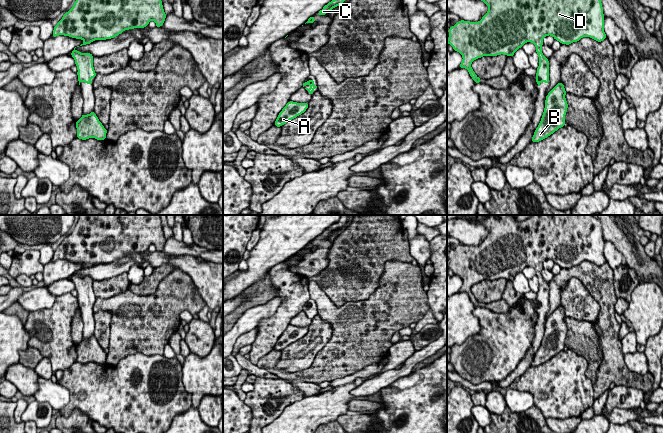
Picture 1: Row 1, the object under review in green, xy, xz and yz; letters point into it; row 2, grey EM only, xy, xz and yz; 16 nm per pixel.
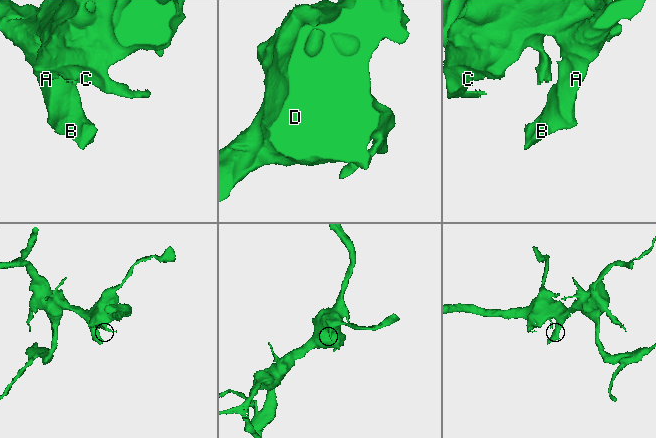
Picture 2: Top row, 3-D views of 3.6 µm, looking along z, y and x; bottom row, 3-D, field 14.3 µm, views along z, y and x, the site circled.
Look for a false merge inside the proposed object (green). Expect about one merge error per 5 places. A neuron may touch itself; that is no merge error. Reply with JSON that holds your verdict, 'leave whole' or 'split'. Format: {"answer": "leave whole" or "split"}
{"answer": "leave whole"}

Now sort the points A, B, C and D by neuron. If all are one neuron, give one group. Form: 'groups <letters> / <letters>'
groups A B C D

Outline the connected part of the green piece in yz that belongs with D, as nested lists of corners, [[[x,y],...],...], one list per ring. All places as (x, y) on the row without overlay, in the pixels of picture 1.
[[[477,215],[473,222],[483,225],[489,231],[487,237],[479,246],[460,244],[450,251],[447,267],[462,279],[459,292],[466,292],[475,307],[481,306],[481,303],[471,292],[474,284],[501,278],[512,281],[526,266],[531,266],[536,271],[540,286],[536,307],[538,310],[541,306],[549,308],[549,285],[541,273],[545,260],[551,259],[566,269],[583,261],[598,266],[607,262],[603,252],[605,240],[602,227],[593,215],[532,215],[522,222],[517,221],[513,215]]]

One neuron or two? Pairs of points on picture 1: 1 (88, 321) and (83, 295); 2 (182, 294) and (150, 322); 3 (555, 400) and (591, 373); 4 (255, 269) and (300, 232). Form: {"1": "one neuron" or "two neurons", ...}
{"1": "one neuron", "2": "one neuron", "3": "two neurons", "4": "one neuron"}

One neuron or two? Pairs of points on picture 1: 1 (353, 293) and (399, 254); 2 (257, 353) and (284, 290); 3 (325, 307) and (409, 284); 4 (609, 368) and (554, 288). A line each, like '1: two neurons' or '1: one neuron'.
1: one neuron
2: one neuron
3: one neuron
4: one neuron

